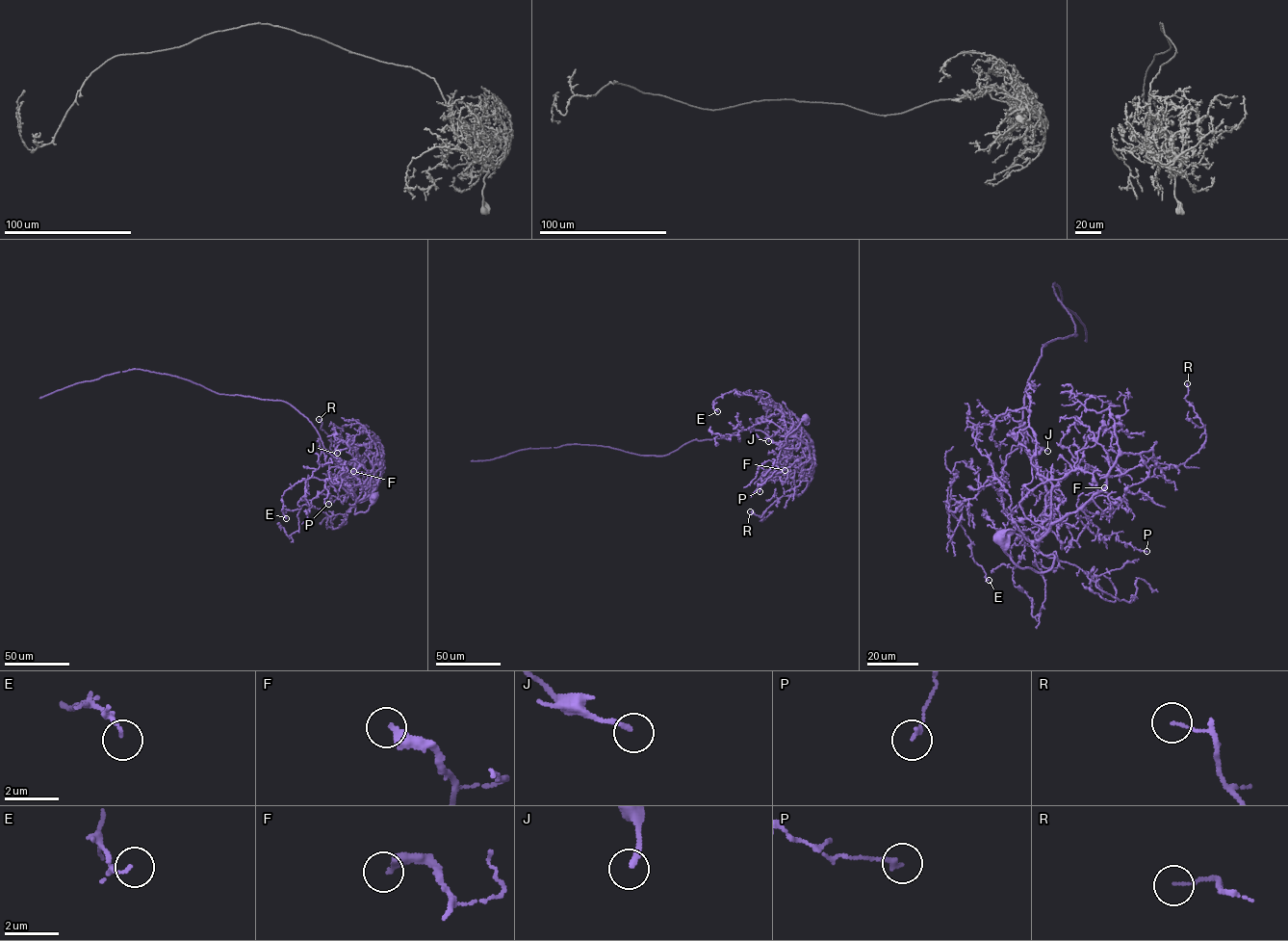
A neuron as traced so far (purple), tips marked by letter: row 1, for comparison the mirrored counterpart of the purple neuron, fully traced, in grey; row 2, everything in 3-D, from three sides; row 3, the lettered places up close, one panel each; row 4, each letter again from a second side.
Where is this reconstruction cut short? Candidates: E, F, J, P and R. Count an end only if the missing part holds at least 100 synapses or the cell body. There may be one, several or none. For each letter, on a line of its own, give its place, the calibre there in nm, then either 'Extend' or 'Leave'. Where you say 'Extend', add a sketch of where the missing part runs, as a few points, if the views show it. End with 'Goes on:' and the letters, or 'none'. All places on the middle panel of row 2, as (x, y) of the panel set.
E: Place: (717, 411). Thickness 80 nm. Leave
F: Place: (785, 470). Thickness 280 nm. Leave
J: Place: (768, 441). Thickness 190 nm. Leave
P: Place: (759, 491). Thickness 140 nm. Leave
R: Place: (750, 511). Thickness 90 nm. Leave
Goes on: none

